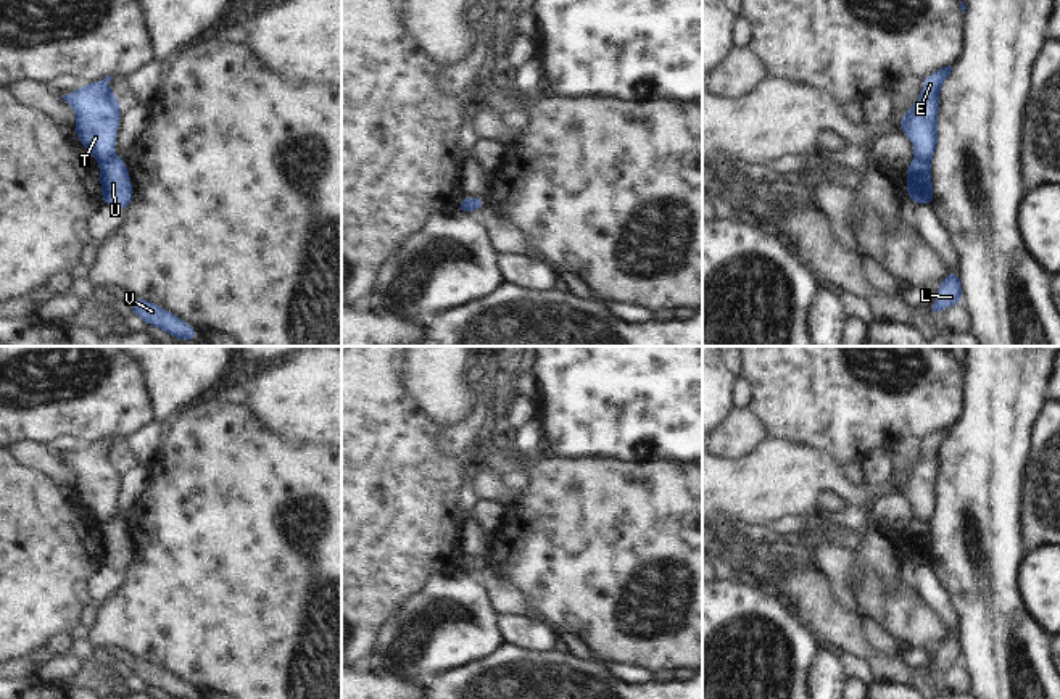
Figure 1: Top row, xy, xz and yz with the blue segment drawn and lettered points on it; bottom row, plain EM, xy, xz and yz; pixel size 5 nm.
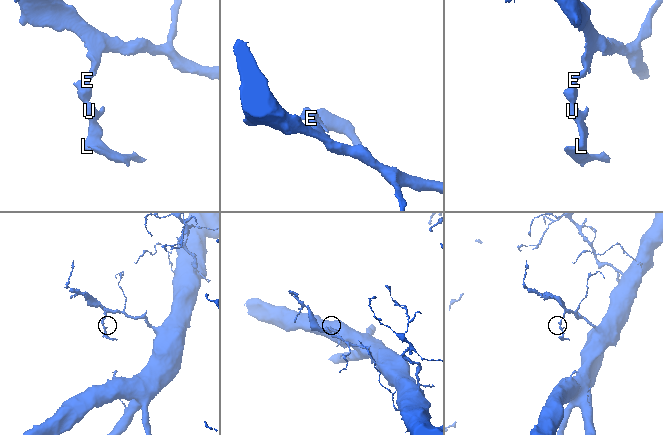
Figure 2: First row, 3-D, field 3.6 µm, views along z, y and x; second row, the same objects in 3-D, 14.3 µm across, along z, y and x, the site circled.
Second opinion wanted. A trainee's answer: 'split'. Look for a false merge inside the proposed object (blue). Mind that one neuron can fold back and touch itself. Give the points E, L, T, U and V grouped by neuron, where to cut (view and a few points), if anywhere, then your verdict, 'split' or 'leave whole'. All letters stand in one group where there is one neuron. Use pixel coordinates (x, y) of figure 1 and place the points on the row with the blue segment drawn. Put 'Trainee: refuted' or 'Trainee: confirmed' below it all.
E T / L U V | xy (113, 155), (100, 163) | split
Trainee: confirmed

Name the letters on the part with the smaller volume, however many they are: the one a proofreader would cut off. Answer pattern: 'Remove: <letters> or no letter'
Remove: L, U, V

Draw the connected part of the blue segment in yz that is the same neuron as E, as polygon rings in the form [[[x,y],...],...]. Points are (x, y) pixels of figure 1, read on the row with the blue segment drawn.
[[[952,66],[938,69],[923,77],[921,97],[899,118],[899,127],[915,147],[915,159],[931,161],[938,145],[938,110],[941,106],[939,90],[950,76]]]

